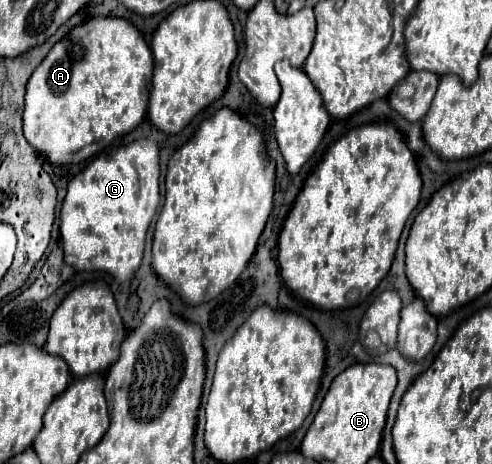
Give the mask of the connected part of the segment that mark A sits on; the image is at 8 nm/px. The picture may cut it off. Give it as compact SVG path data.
M93 17L71 29L53 45L27 83L23 131L27 141L53 165L85 161L107 147L115 137L133 131L145 117L153 59L141 33L127 19Z

